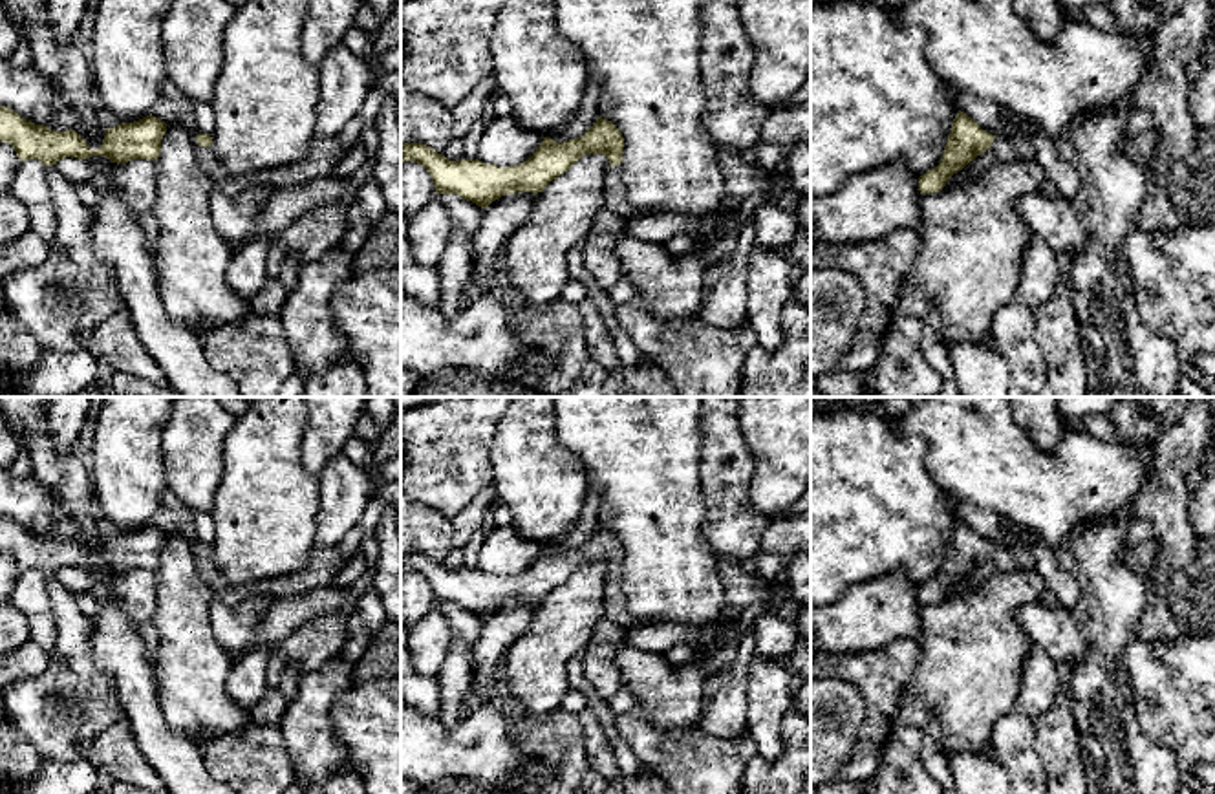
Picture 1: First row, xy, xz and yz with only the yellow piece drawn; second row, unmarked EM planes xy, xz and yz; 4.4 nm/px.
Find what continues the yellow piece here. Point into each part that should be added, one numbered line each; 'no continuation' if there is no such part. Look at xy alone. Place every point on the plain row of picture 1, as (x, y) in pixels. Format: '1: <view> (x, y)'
1: xy (324, 564)

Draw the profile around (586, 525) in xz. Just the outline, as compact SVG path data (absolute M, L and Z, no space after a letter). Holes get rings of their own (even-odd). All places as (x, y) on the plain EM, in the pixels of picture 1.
M589 485L589 490L576 523L560 540L556 540L551 545L551 549L556 553L564 553L584 545L598 529L600 510L602 510L600 488L595 485Z

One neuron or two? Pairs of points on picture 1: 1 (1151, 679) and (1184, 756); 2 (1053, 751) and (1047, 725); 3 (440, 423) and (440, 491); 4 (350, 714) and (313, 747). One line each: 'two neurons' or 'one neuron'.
1: one neuron
2: one neuron
3: one neuron
4: two neurons

